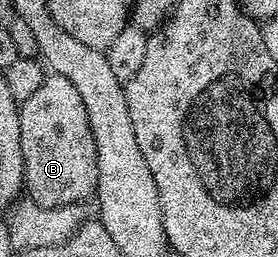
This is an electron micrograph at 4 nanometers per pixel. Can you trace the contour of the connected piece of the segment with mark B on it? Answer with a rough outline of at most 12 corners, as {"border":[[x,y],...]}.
{"border":[[69,78],[19,104],[23,183],[46,208],[90,201],[97,154]]}

